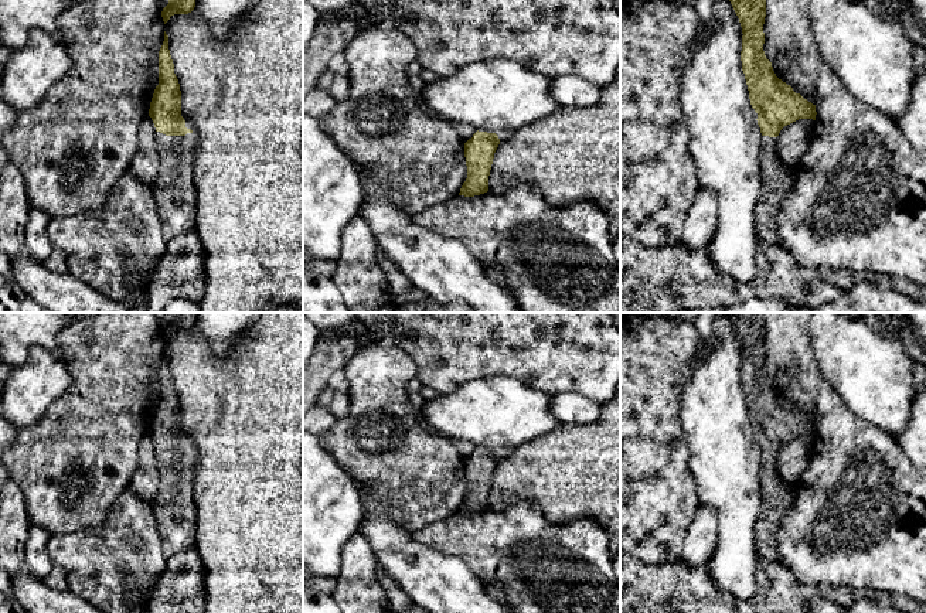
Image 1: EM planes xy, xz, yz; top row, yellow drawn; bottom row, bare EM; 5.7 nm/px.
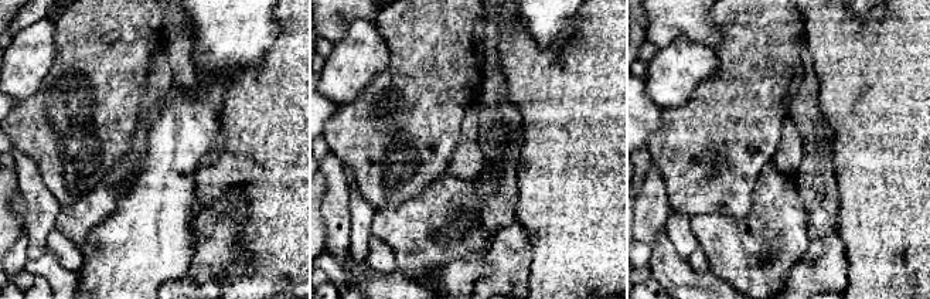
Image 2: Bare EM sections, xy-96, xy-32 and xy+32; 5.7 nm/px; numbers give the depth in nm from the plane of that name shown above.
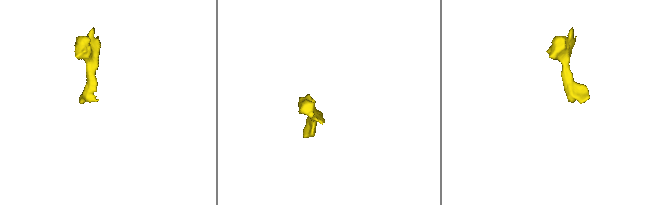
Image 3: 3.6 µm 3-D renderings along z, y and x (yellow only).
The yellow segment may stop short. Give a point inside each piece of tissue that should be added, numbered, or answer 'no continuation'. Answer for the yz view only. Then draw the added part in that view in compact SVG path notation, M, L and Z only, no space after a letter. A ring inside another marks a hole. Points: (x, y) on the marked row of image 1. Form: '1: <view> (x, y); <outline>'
1: yz (776, 179); M760 139L760 197L755 207L755 229L759 239L779 245L774 229L777 211L793 187L793 170L777 156L777 139Z

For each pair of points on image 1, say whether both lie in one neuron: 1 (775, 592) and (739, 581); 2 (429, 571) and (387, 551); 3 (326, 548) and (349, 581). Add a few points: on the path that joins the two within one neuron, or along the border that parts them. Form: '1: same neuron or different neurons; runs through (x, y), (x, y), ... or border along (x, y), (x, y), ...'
1: different neurons; border along (759, 557), (758, 589), (751, 598)
2: same neuron; runs through (419, 571), (397, 552)
3: different neurons; border along (351, 537), (341, 550), (341, 566), (336, 576)

